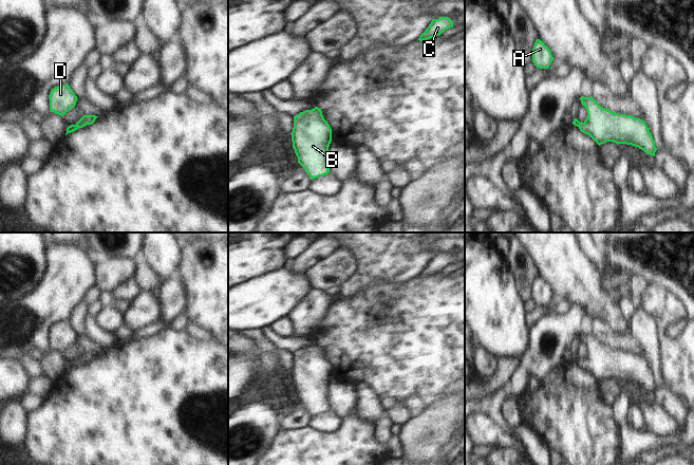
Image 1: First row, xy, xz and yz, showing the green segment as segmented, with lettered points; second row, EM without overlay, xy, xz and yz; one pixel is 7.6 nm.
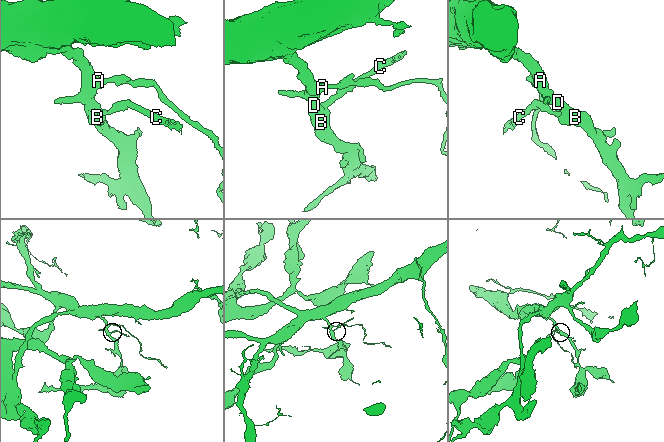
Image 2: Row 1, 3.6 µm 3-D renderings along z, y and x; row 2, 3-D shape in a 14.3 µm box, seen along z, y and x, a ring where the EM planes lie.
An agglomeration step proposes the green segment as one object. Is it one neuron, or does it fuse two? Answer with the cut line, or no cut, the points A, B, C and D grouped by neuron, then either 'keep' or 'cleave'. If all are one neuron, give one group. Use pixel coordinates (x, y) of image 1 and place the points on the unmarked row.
no cut | A B C D | keep

